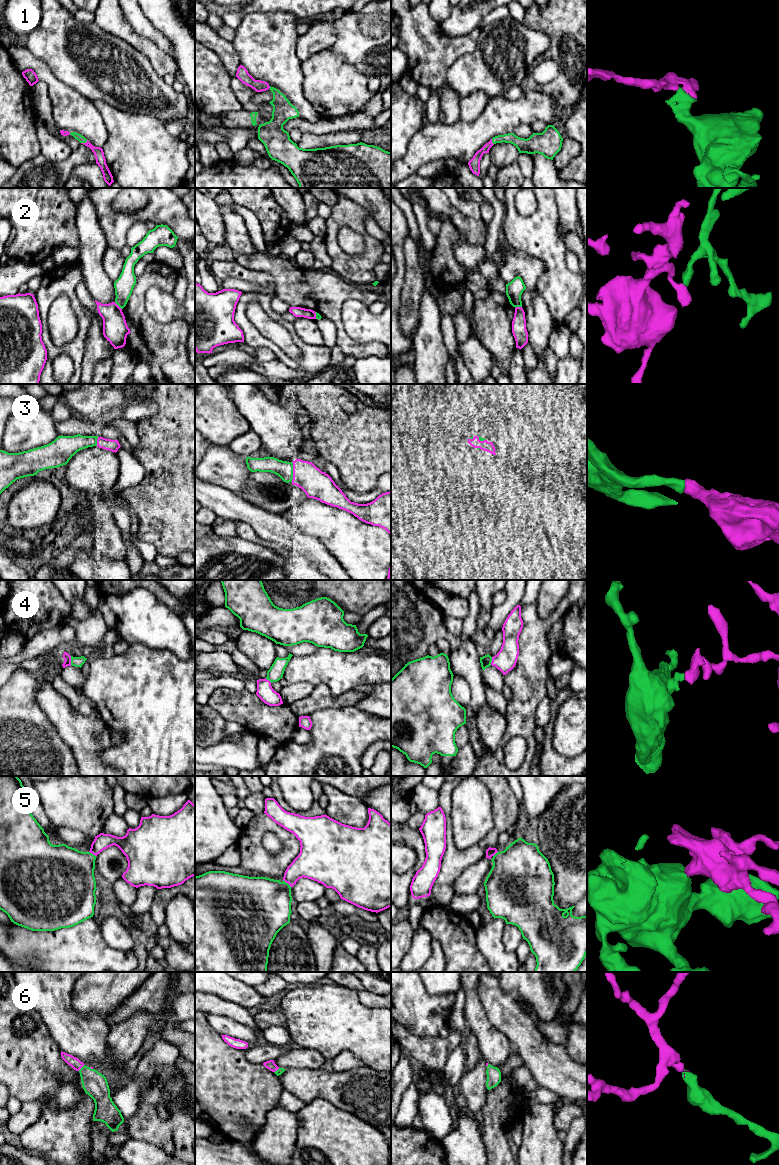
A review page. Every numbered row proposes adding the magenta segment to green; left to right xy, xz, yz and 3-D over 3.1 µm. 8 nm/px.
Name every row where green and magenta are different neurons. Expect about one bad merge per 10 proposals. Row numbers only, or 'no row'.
no row

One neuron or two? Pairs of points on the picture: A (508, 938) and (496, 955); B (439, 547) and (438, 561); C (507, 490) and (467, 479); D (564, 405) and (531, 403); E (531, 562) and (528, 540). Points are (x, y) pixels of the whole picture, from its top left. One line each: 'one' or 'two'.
A: two
B: one
C: one
D: one
E: one

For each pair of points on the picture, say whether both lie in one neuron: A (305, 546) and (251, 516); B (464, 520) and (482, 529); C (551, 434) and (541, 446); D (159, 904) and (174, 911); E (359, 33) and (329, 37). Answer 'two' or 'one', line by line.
A: one
B: two
C: one
D: two
E: two

